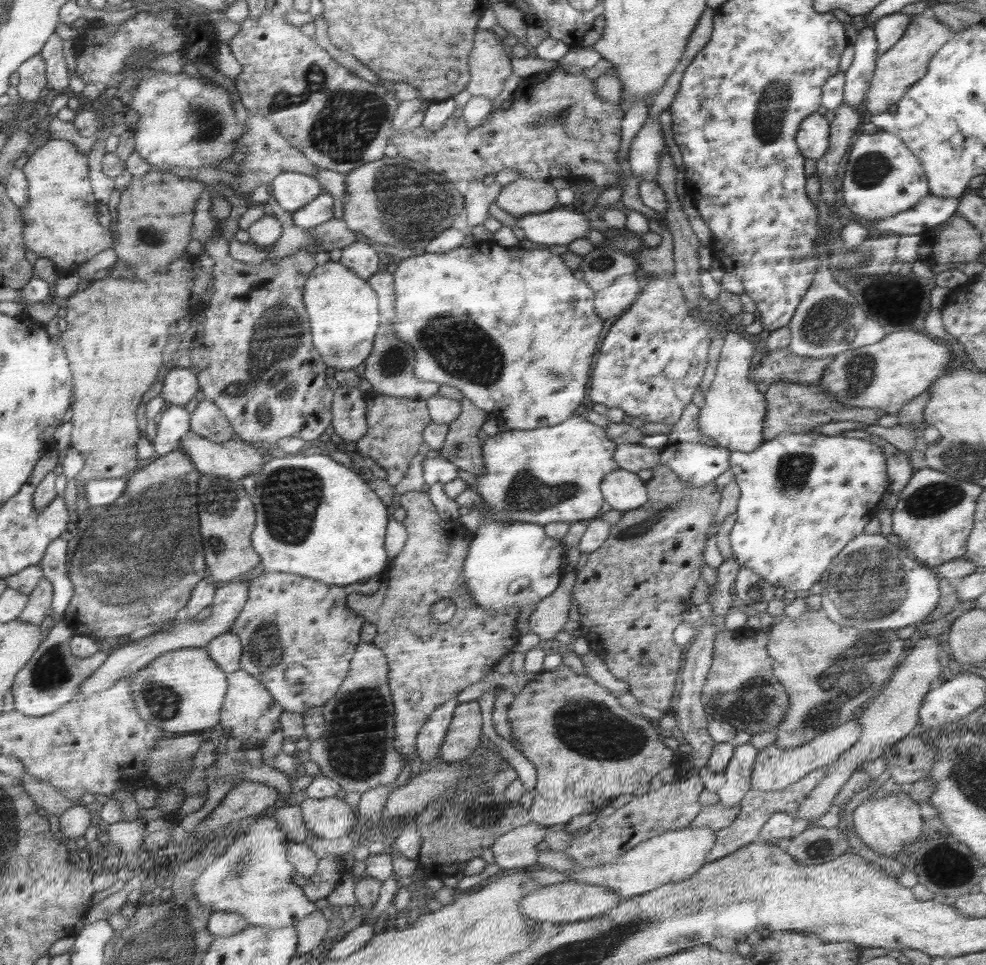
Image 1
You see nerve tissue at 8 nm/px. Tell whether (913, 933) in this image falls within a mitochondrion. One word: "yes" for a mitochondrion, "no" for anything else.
no

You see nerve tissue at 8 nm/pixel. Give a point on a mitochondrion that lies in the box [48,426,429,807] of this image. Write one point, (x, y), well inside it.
(156, 529)

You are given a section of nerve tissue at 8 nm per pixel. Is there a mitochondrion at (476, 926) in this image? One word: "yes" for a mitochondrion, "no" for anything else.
no

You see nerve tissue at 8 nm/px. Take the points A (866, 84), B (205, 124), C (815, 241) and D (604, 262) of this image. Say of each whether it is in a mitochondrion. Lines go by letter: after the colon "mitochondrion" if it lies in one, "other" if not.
A: other
B: mitochondrion
C: other
D: mitochondrion

